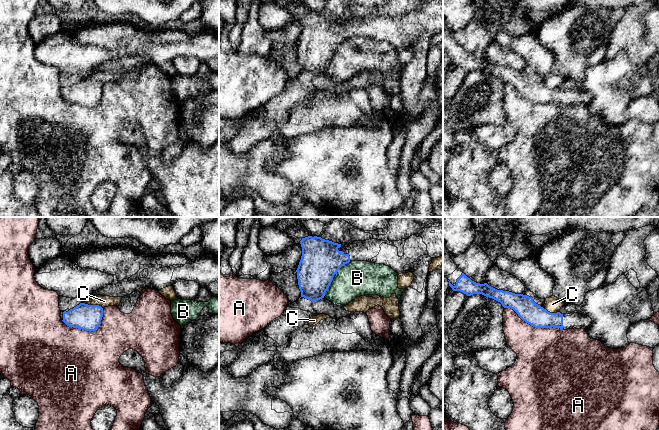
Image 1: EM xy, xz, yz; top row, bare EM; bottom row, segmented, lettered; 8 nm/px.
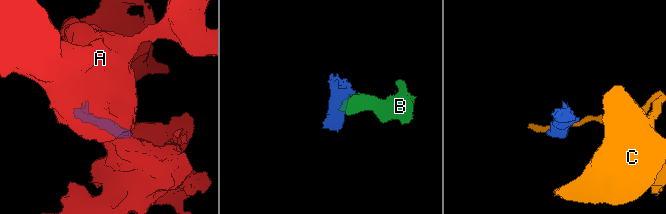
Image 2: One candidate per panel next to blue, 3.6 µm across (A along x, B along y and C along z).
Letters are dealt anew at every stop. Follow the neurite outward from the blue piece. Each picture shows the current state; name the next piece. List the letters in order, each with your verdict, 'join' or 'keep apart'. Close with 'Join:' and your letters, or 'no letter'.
A: keep apart
B: keep apart
C: keep apart
Join: no letter

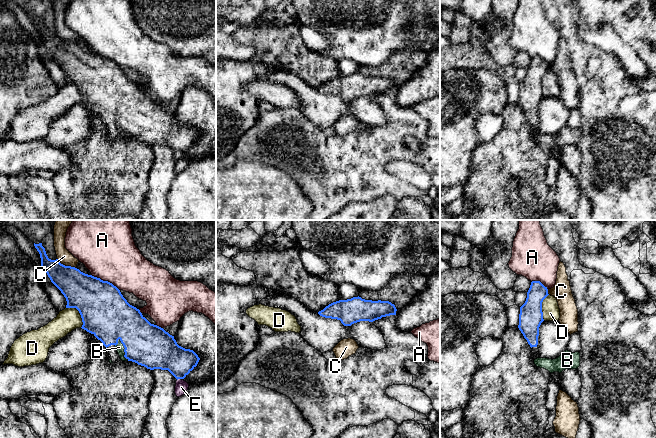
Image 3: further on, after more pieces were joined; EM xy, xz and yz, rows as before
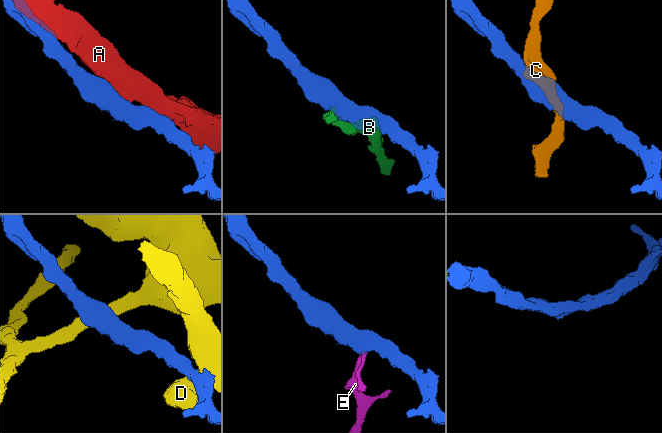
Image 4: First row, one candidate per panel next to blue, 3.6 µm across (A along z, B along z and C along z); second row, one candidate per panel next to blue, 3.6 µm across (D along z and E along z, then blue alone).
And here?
A: keep apart
B: join
C: keep apart
D: keep apart
E: keep apart
Join: B

